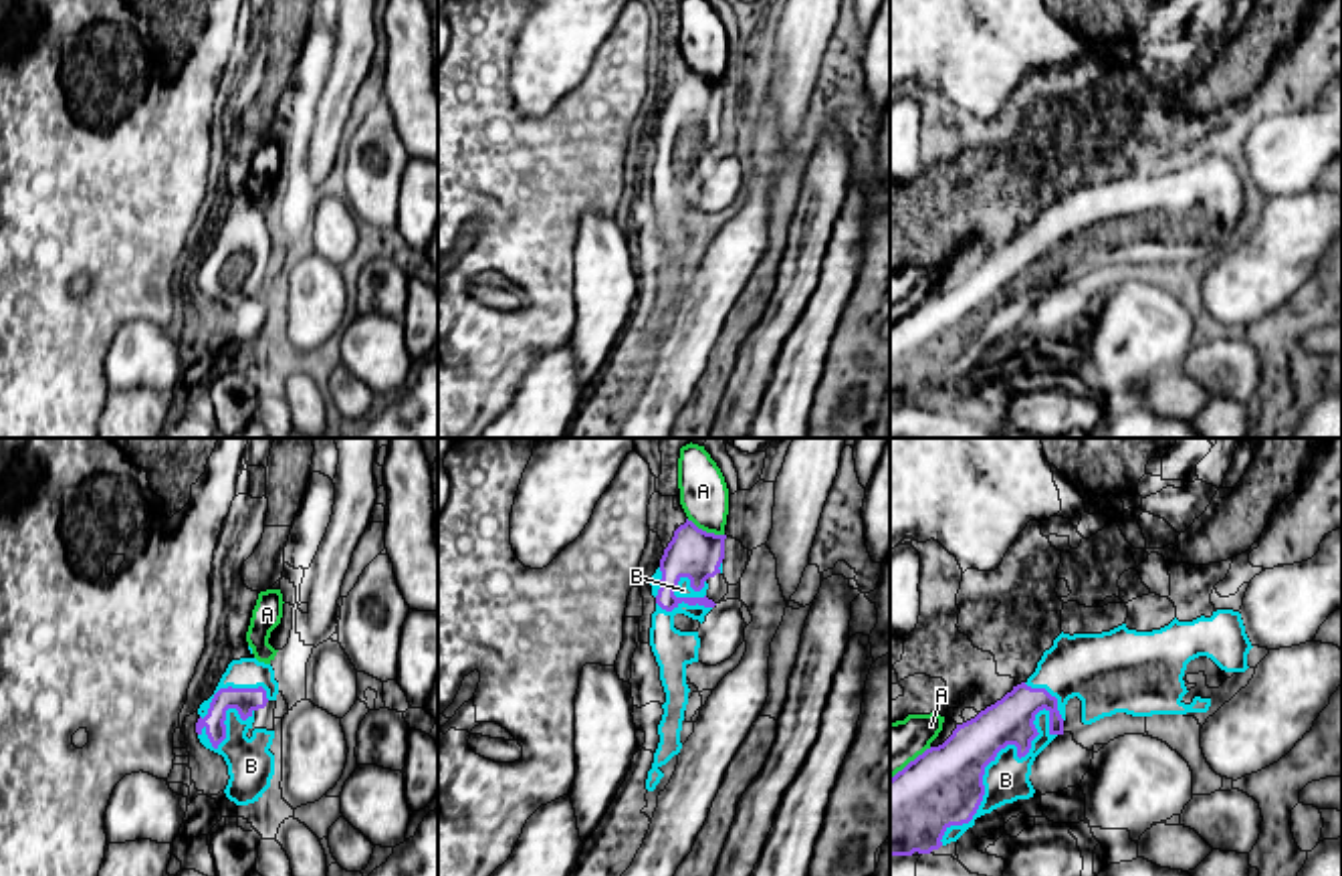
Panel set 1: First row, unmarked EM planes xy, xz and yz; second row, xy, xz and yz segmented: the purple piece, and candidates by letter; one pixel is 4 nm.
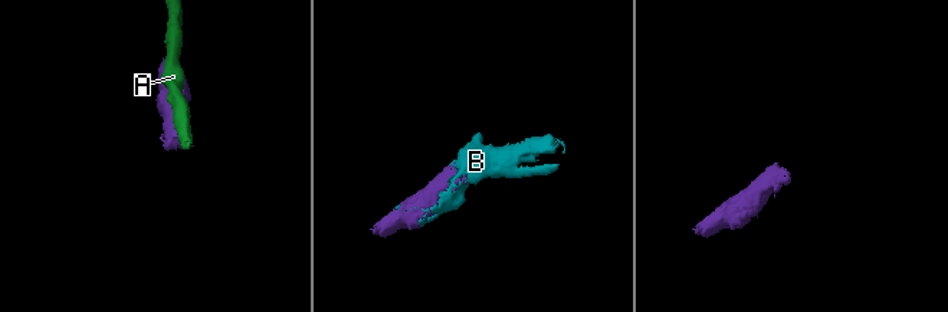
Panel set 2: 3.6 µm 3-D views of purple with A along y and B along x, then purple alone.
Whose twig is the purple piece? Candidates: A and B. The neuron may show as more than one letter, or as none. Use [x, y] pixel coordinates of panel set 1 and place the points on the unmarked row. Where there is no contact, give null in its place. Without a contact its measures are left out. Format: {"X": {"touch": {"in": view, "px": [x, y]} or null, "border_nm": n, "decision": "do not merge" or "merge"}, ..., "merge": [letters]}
{"A": {"touch": {"in": "xz", "px": [705, 79]}, "border_nm": 170, "decision": "do not merge"}, "B": {"touch": {"in": "yz", "px": [989, 309]}, "border_nm": 700, "decision": "merge"}, "merge": ["B"]}

